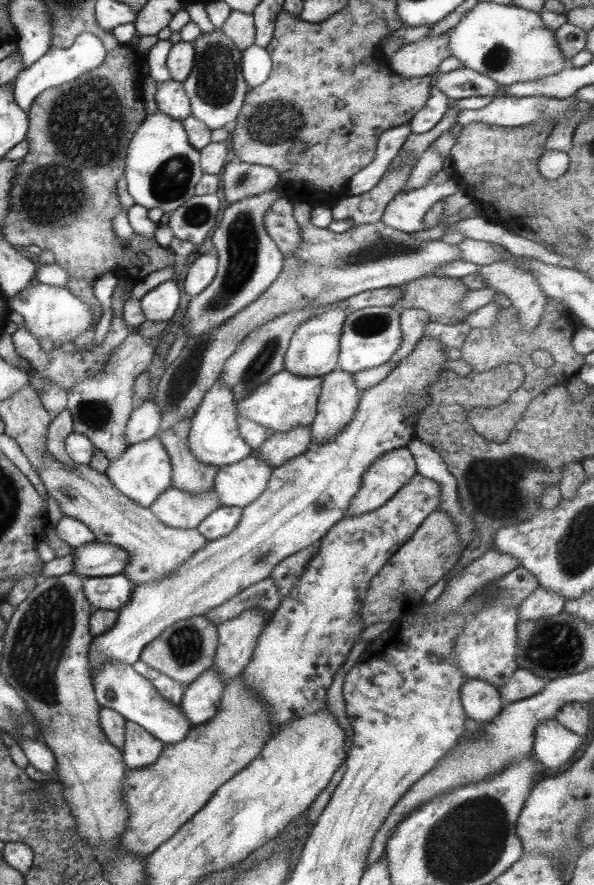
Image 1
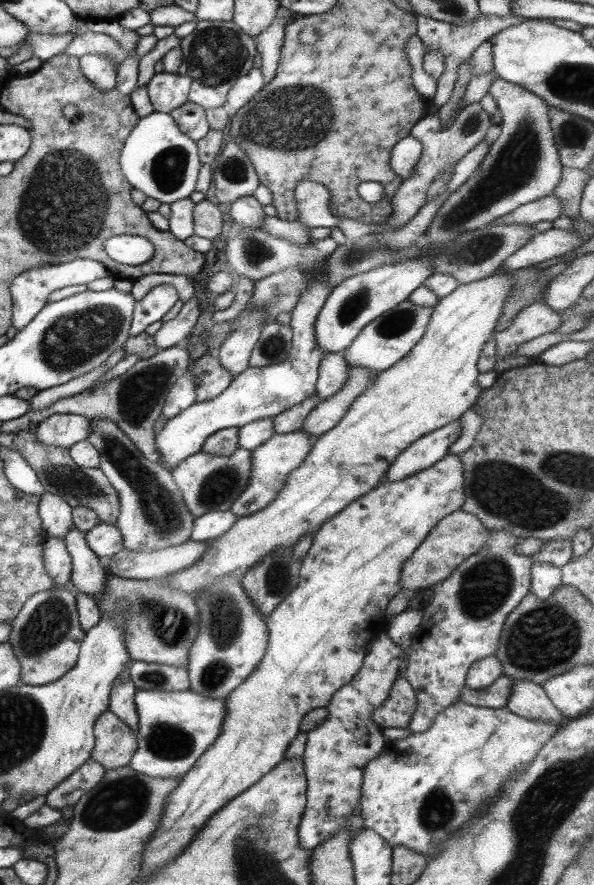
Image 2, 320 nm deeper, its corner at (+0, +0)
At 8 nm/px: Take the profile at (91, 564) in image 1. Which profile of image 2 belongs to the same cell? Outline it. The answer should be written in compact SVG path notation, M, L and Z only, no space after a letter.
M207 541L191 542L153 552L133 552L123 548L111 558L100 558L107 573L123 578L163 579L186 566L193 566L207 551Z

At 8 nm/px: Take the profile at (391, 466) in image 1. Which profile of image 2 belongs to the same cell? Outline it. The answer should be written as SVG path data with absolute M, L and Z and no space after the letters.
M458 419L415 440L394 458L389 469L385 471L385 483L397 482L433 466L448 453L459 433L461 422Z

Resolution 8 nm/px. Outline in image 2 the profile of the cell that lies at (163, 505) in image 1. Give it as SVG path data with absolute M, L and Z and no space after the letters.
M241 448L235 449L229 456L210 455L199 451L181 460L170 470L170 474L180 490L186 509L194 517L198 517L212 510L230 510L234 499L245 490L249 481L251 459L251 451Z

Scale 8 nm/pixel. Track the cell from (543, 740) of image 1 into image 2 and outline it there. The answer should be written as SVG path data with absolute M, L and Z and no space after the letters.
M513 680L504 708L523 718L547 721L557 725L564 721L559 711L548 699L542 685L530 680Z

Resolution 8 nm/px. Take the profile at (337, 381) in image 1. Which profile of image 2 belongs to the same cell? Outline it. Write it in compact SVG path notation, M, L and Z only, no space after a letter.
M342 352L323 353L319 361L314 386L318 402L331 398L331 395L335 394L344 385L347 373L348 364Z

